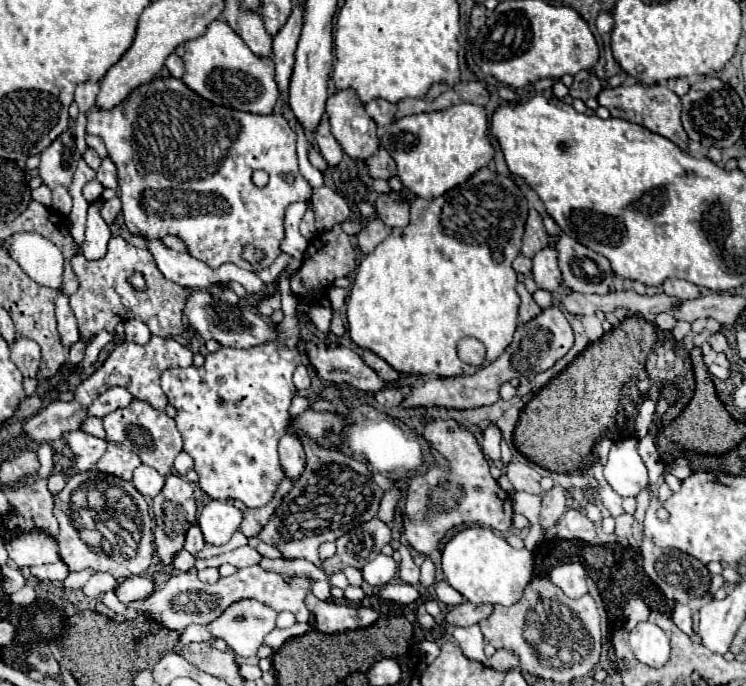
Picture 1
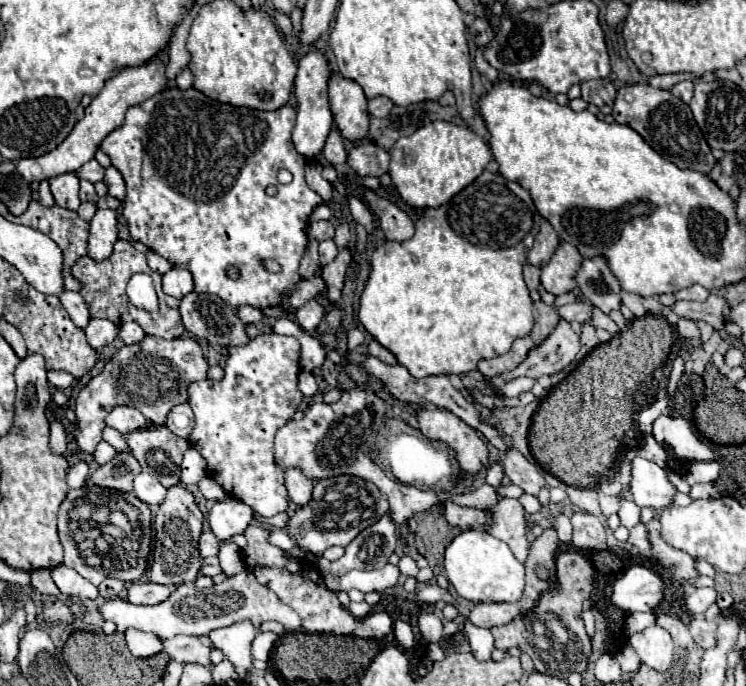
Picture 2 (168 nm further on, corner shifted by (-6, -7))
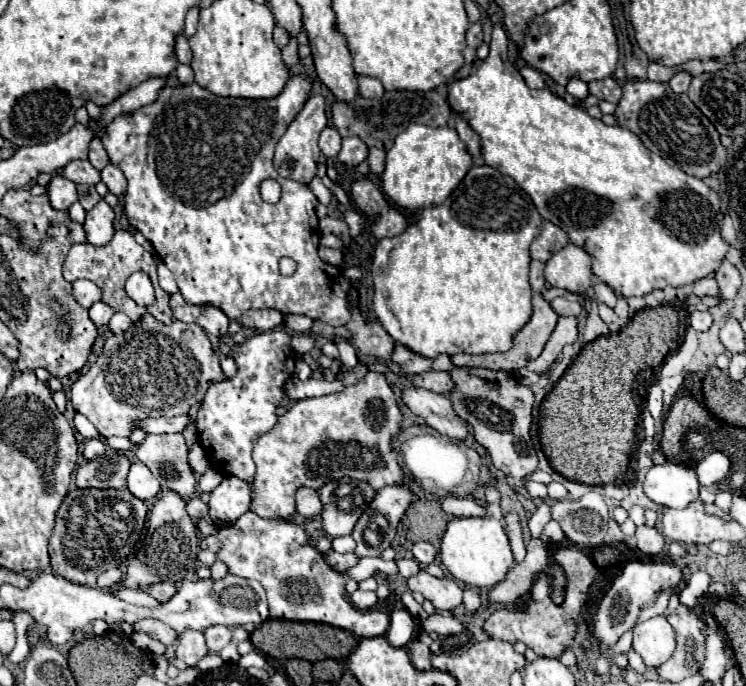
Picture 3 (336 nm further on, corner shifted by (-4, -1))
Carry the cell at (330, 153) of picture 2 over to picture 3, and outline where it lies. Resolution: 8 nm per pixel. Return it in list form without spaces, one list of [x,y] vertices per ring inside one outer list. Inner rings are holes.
[[[326,126],[322,130],[322,134],[320,134],[320,150],[322,150],[324,156],[328,156],[328,158],[336,156],[340,152],[340,142],[342,142],[342,138],[334,128]]]

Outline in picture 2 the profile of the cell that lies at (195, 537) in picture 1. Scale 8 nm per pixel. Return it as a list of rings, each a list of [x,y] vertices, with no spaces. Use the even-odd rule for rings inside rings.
[[[206,530],[206,532],[202,534],[202,538],[200,538],[200,556],[202,556],[202,558],[216,556],[216,554],[218,554],[218,550],[220,550],[220,546],[218,546],[218,542],[216,542],[214,534]]]

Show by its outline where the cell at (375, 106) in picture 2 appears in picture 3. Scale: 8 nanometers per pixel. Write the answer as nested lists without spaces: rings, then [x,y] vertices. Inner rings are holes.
[[[360,76],[358,78],[358,88],[360,88],[362,98],[382,98],[384,96],[384,88],[382,88],[380,80],[376,80],[376,78]]]

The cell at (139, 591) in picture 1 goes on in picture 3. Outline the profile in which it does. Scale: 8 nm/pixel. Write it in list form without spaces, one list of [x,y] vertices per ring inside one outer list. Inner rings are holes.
[[[158,582],[158,584],[148,586],[146,592],[148,592],[152,598],[156,598],[158,602],[166,602],[166,600],[170,600],[170,598],[174,596],[176,584],[174,584],[174,582]]]

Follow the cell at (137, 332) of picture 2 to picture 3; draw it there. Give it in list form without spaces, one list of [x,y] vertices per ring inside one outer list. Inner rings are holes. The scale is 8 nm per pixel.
[[[116,312],[114,316],[112,316],[112,320],[110,320],[110,330],[114,332],[114,334],[122,334],[122,332],[126,332],[130,326],[132,326],[134,322],[124,314],[124,312]]]

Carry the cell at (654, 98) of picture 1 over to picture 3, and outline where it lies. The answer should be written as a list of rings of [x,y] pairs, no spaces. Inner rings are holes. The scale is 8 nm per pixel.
[[[628,80],[622,86],[622,98],[614,116],[620,126],[632,130],[654,154],[696,178],[706,178],[712,172],[718,172],[726,162],[726,150],[720,144],[716,128],[686,94],[672,92],[668,84]]]

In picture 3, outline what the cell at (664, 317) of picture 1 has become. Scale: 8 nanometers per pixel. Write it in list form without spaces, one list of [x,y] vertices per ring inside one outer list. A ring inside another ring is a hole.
[[[694,310],[694,312],[690,312],[688,322],[690,322],[690,326],[692,326],[694,330],[708,330],[708,328],[712,326],[712,316],[710,316],[708,312],[698,312],[698,310]]]

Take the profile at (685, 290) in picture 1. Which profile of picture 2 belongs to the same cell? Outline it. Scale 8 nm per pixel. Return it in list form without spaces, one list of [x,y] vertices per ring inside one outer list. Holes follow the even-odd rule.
[[[694,284],[690,288],[678,290],[674,296],[676,296],[676,300],[706,300],[710,296],[710,290],[700,284]]]

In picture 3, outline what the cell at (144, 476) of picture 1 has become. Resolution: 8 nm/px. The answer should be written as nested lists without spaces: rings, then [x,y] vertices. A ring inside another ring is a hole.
[[[134,462],[128,474],[128,490],[140,500],[152,500],[160,492],[160,484],[146,464]]]

